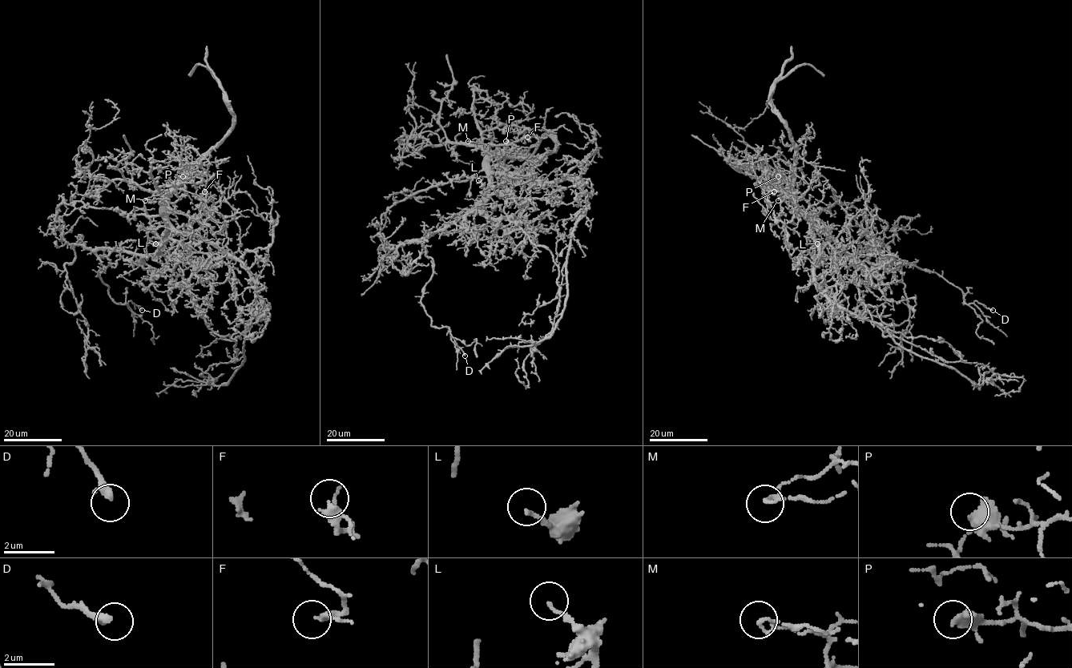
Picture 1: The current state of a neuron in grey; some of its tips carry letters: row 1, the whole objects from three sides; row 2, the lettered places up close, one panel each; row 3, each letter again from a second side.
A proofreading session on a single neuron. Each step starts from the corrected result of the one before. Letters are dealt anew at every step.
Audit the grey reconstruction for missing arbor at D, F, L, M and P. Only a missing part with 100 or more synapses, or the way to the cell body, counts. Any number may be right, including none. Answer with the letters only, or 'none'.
none

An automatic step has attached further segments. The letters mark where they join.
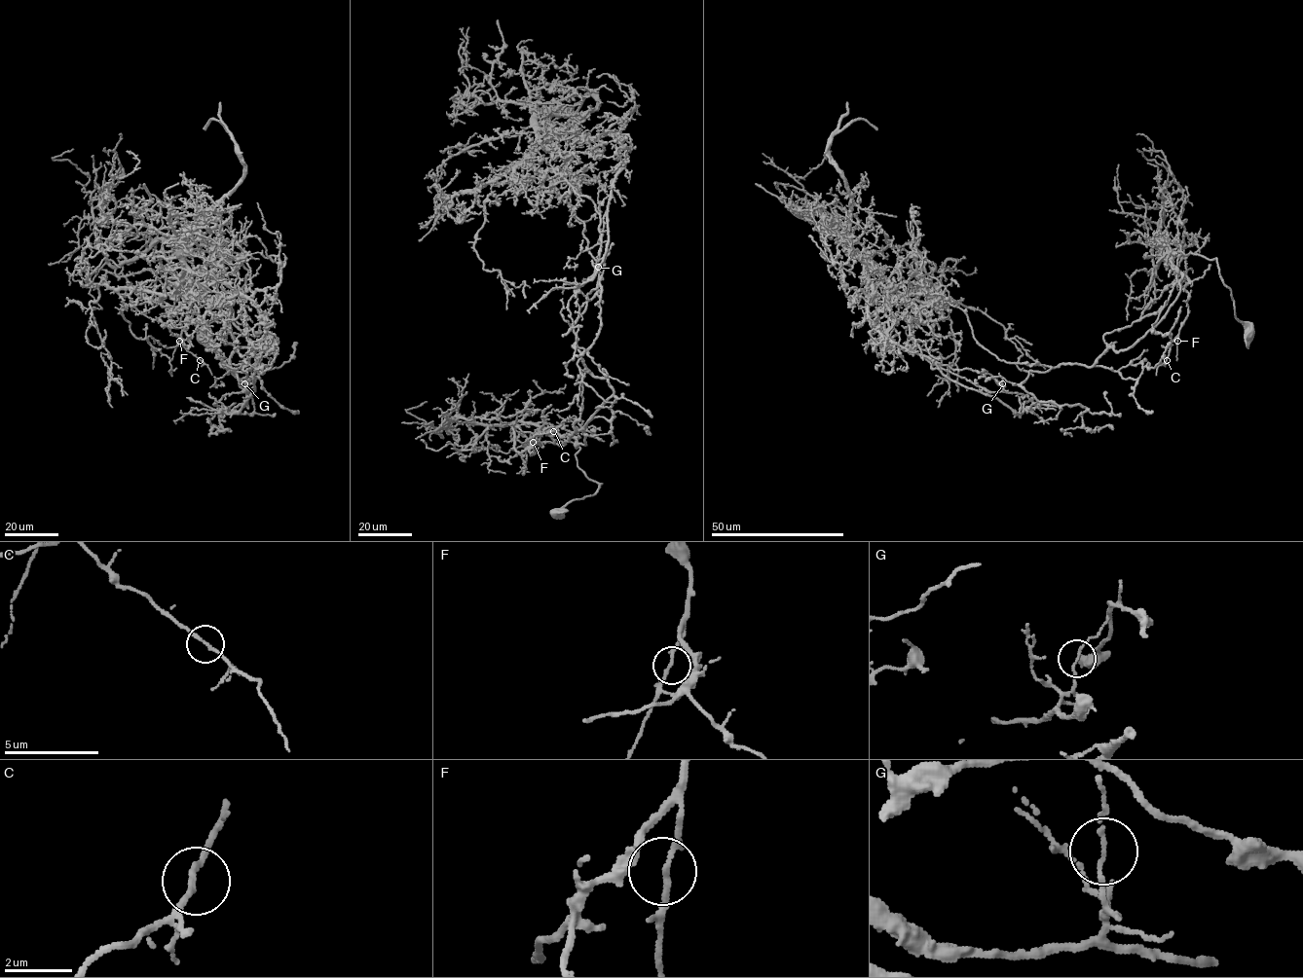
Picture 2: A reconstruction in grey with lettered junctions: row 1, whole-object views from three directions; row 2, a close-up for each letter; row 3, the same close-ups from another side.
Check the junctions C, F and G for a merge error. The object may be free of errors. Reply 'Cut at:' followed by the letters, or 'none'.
Cut at: G

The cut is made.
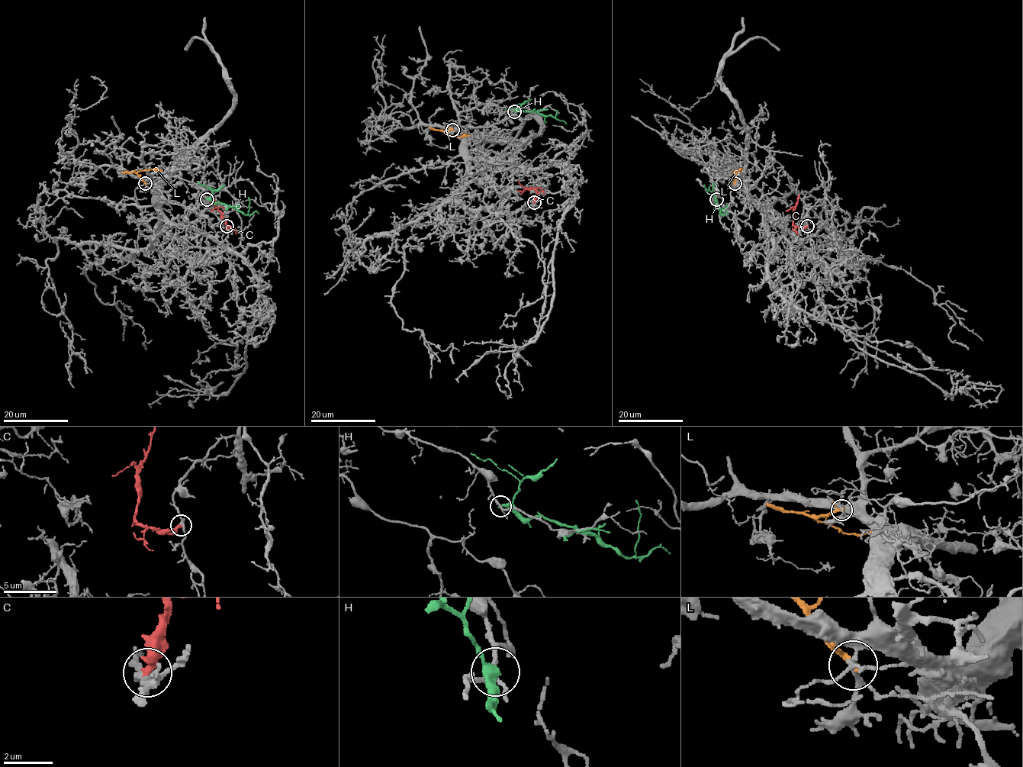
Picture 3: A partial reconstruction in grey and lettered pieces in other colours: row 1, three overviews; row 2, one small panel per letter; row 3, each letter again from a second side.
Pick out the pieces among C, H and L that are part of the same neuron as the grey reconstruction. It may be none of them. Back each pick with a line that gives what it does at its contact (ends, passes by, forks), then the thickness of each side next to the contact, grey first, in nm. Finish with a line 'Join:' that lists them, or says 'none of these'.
Join: none of these

